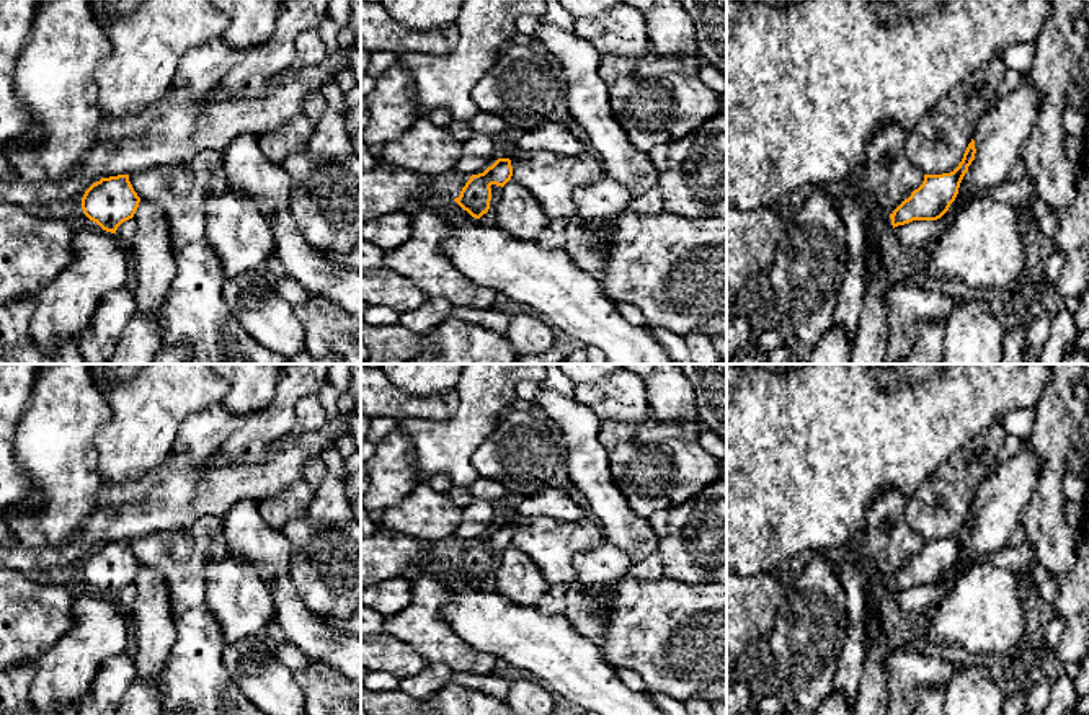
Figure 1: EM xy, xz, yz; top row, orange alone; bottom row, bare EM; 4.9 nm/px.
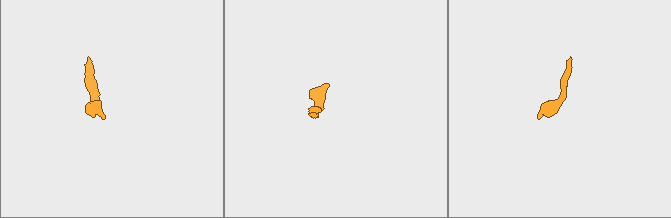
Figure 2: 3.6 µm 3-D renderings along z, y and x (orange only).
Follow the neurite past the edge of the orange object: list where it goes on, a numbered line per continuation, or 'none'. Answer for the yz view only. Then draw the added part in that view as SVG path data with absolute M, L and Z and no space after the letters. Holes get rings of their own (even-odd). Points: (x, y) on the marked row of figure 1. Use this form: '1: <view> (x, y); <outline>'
none

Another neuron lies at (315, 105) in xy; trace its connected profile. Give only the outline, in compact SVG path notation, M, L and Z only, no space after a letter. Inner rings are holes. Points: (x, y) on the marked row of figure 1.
M312 91L304 104L304 114L317 122L328 108L325 96L320 91Z

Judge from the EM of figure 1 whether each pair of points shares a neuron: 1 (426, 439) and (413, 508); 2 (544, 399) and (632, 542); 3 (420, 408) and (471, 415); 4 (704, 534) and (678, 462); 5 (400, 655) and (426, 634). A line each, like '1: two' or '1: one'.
1: two
2: one
3: two
4: two
5: two

